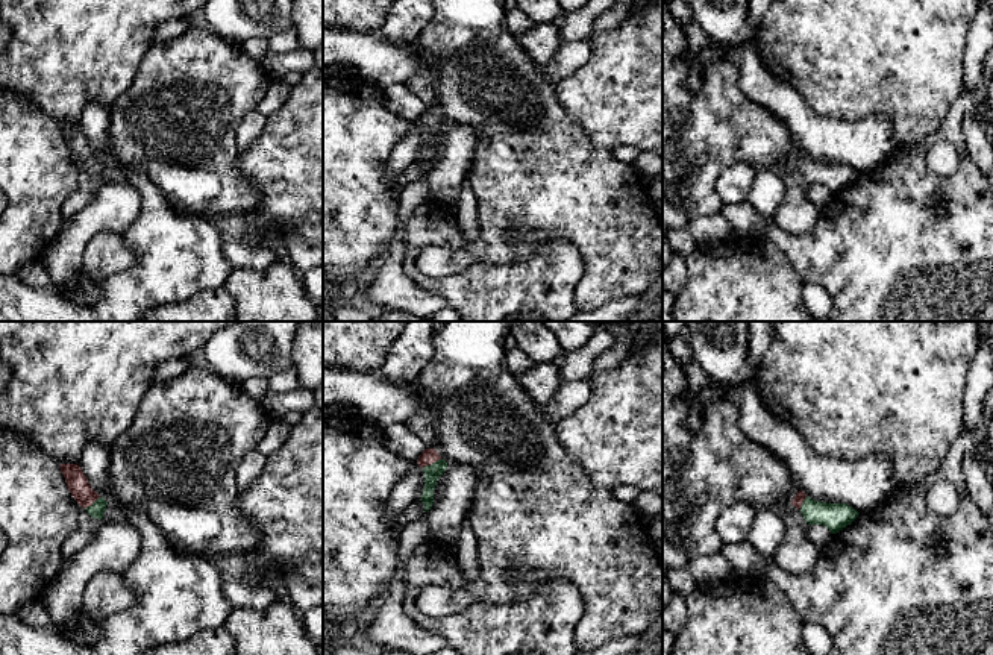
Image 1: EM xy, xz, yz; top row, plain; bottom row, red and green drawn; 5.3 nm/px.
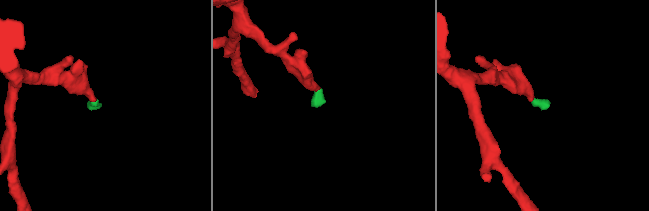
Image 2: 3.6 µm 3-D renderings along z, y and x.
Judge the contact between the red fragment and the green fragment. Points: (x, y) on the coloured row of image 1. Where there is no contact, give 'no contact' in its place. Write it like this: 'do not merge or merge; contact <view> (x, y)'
merge; contact xz (431, 463)

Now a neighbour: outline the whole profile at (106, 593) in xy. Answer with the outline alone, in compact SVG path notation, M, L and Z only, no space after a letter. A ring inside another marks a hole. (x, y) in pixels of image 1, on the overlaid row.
M105 570L96 573L83 587L83 613L92 622L100 622L129 608L136 599L123 573Z

